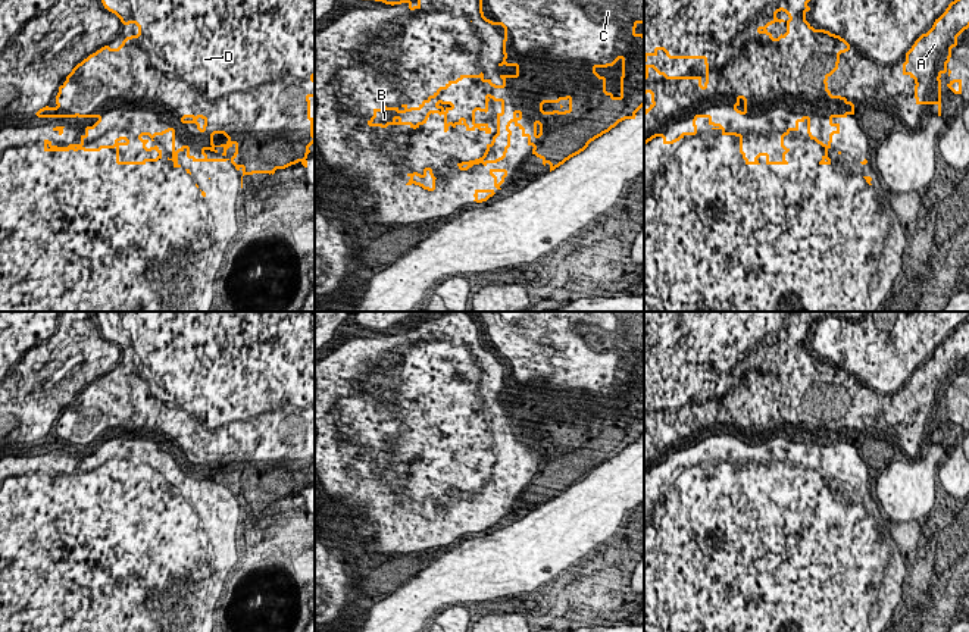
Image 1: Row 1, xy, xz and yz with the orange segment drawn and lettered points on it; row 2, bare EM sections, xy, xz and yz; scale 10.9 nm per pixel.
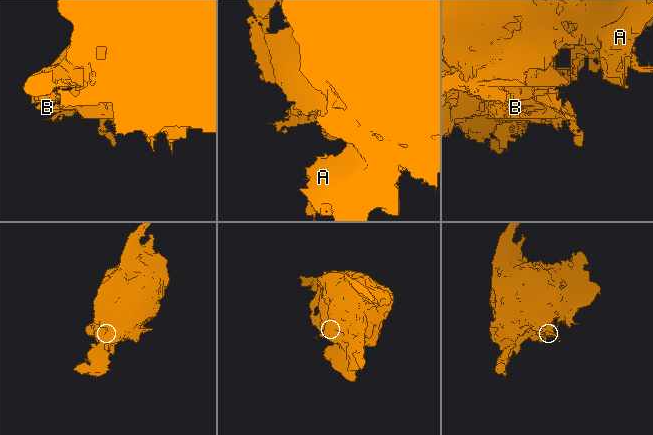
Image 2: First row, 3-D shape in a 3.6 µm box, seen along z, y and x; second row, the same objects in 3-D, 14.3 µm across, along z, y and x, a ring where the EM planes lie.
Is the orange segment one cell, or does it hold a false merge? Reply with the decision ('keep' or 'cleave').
cleave

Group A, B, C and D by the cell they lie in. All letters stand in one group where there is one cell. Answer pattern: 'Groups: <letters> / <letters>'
Groups: A C D / B

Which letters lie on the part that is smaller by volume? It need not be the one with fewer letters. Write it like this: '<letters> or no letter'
B

